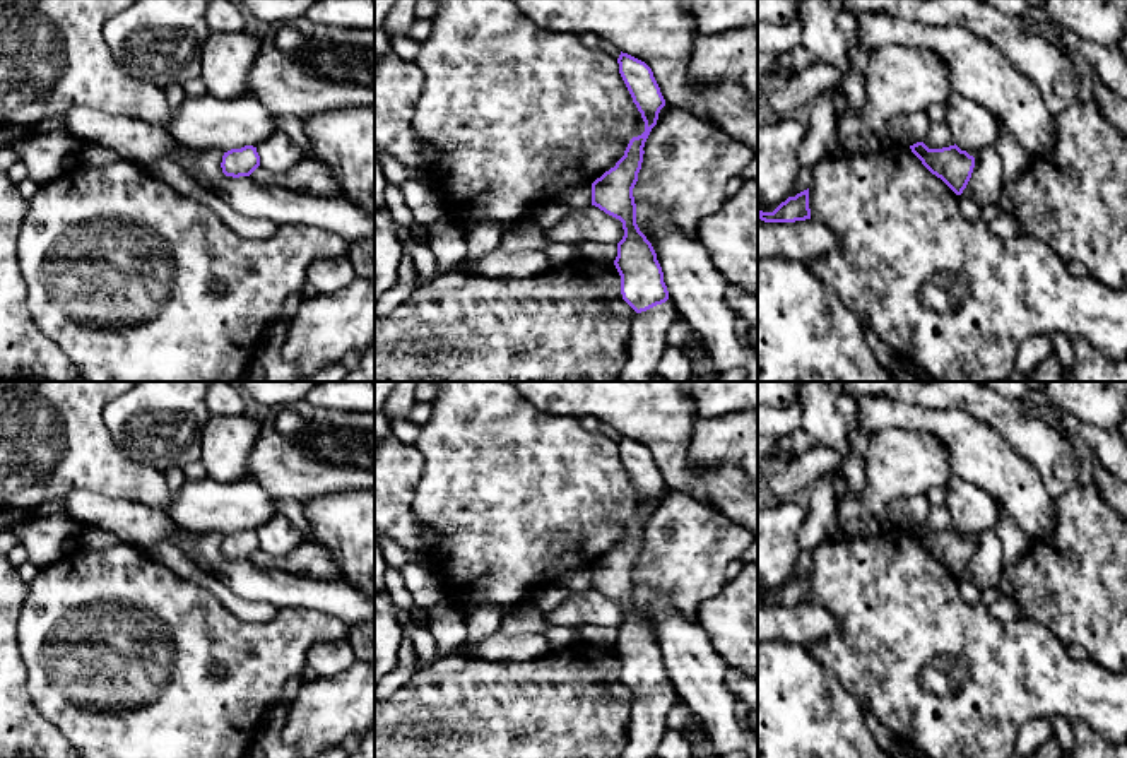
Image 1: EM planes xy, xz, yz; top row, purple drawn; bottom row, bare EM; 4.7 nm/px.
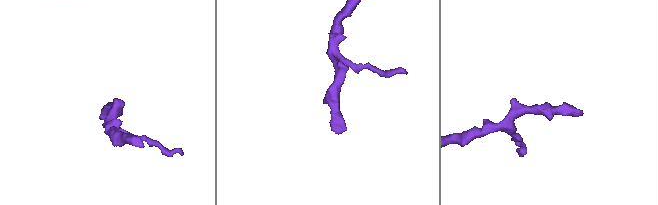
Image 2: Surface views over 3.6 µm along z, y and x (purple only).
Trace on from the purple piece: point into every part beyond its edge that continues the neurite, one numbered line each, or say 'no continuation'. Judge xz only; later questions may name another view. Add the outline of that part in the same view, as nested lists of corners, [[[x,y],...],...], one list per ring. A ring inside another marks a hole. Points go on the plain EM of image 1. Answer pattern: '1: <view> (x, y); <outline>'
1: xz (649, 712); [[[670,683],[634,696],[628,744],[621,758],[655,758],[658,743],[667,731],[667,714],[676,703],[681,703],[681,700]]]

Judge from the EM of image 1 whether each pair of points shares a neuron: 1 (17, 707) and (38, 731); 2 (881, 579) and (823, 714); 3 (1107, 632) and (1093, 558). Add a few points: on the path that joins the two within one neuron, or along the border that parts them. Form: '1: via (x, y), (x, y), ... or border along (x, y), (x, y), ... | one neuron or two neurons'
1: via (19, 712), (33, 726) | one neuron
2: border along (811, 651), (861, 704) | two neurons
3: via (1107, 613), (1107, 587), (1097, 577) | one neuron

